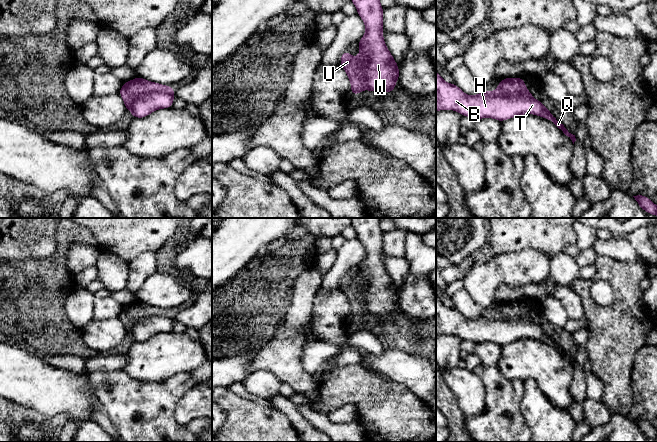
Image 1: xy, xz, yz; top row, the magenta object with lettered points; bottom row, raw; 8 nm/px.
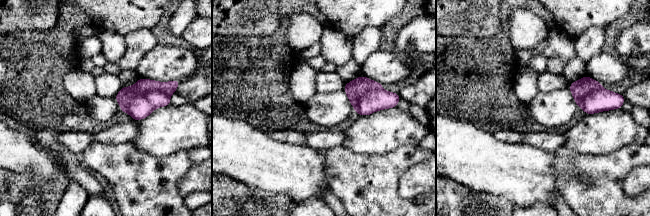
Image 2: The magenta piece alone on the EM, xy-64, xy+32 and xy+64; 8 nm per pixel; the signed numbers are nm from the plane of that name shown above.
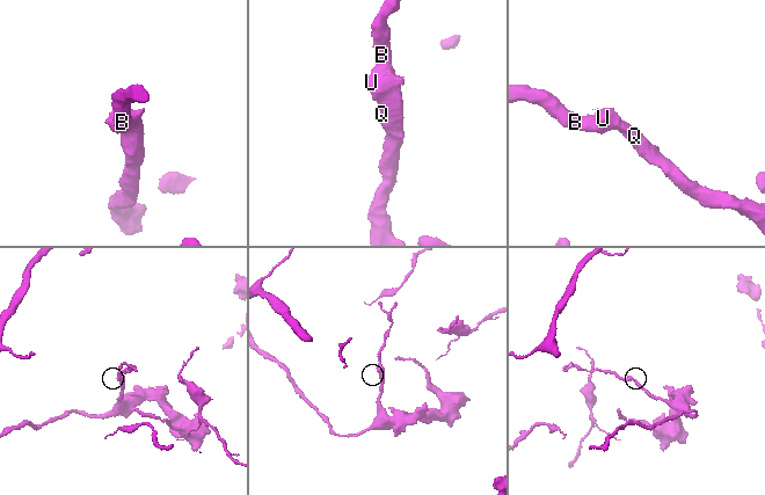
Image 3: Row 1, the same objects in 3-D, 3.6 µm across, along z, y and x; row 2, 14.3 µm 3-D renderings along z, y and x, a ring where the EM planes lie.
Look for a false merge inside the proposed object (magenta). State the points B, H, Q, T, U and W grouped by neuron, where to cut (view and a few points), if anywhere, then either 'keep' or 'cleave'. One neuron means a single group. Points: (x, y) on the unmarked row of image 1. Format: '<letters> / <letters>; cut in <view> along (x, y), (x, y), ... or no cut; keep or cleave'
B H Q T W / U; cut in xy along (173, 319), (162, 316), (141, 317), (133, 325), (129, 334); cleave

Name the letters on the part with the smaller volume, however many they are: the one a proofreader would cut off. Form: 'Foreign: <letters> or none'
Foreign: U

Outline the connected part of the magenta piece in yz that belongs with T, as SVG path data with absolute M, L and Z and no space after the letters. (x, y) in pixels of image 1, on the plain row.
M436 295L436 335L454 334L462 340L474 343L493 342L500 346L523 338L534 338L552 345L573 368L575 359L558 346L542 326L531 317L502 319L498 315L483 315L477 319L466 319L457 309L447 307Z

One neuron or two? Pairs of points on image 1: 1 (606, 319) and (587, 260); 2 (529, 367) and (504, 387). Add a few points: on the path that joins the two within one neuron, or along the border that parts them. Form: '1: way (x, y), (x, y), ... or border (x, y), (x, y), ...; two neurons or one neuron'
1: border (597, 256), (593, 264); two neurons
2: border (496, 366), (506, 378), (523, 381); two neurons

